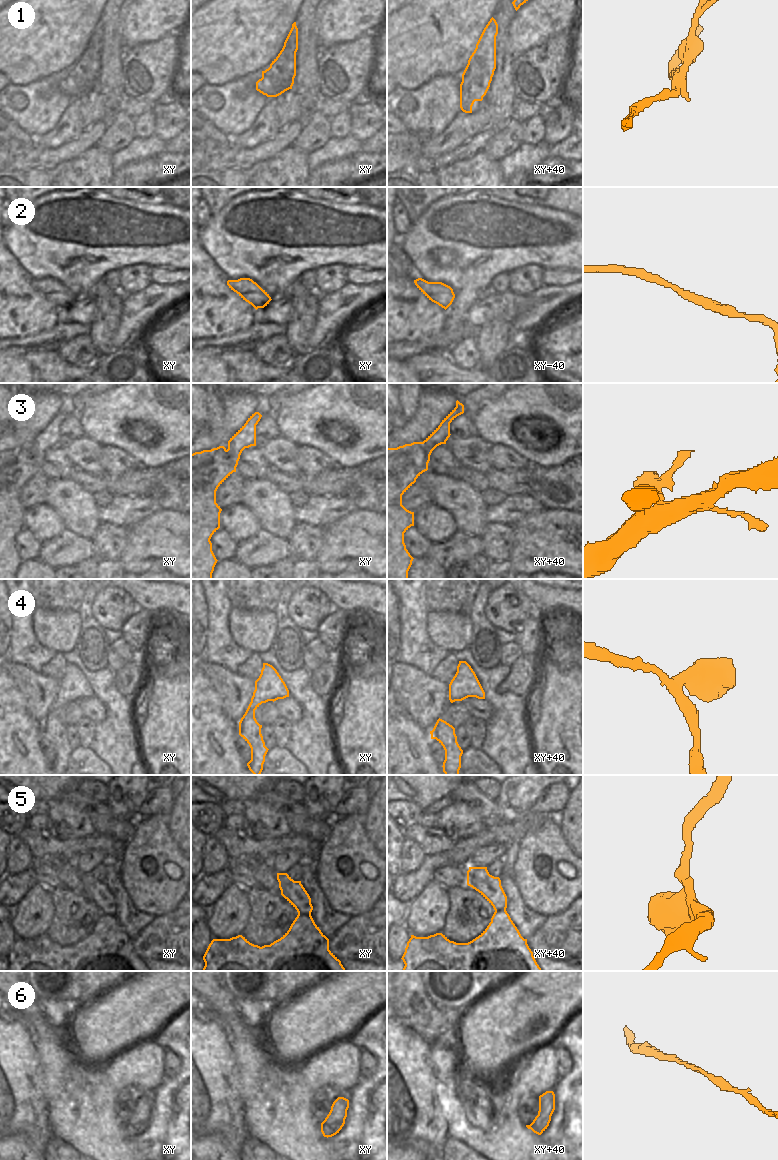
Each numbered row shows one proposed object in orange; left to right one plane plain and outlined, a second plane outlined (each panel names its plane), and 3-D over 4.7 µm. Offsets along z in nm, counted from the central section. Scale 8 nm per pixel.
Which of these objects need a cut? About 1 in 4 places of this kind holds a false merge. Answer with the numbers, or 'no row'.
1

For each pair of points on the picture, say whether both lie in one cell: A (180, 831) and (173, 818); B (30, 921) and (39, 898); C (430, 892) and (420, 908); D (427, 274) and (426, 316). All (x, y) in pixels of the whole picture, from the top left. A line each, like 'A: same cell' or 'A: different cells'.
A: same cell
B: same cell
C: same cell
D: different cells

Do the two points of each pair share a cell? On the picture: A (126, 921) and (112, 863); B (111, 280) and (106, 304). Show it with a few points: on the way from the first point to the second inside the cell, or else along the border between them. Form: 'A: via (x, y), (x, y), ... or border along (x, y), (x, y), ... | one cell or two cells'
A: via (125, 907), (112, 877) | one cell
B: border along (101, 279), (112, 289), (118, 290) | two cells

